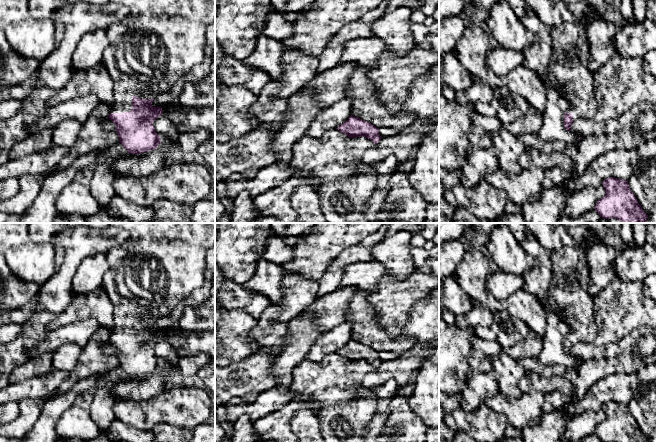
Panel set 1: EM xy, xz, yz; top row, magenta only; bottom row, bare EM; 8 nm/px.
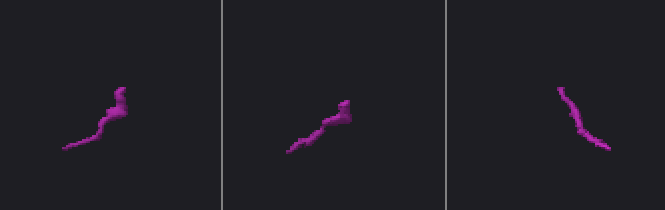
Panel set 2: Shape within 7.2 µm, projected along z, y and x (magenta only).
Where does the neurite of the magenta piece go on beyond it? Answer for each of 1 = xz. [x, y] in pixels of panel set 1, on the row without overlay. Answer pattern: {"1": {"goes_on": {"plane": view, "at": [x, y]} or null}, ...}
{"1": {"goes_on": null}}

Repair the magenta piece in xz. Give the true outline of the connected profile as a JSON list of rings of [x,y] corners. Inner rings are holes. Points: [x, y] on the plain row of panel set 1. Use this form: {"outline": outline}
{"outline": [[[353,339],[346,346],[338,350],[337,354],[350,362],[364,360],[373,365],[375,369],[382,362],[379,358],[379,352]]]}

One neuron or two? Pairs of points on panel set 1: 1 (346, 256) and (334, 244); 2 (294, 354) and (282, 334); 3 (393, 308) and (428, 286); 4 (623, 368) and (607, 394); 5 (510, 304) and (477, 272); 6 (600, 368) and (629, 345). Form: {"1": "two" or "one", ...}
{"1": "two", "2": "two", "3": "one", "4": "two", "5": "one", "6": "one"}

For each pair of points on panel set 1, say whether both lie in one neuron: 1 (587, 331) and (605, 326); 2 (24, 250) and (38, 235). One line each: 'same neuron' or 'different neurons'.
1: different neurons
2: different neurons

